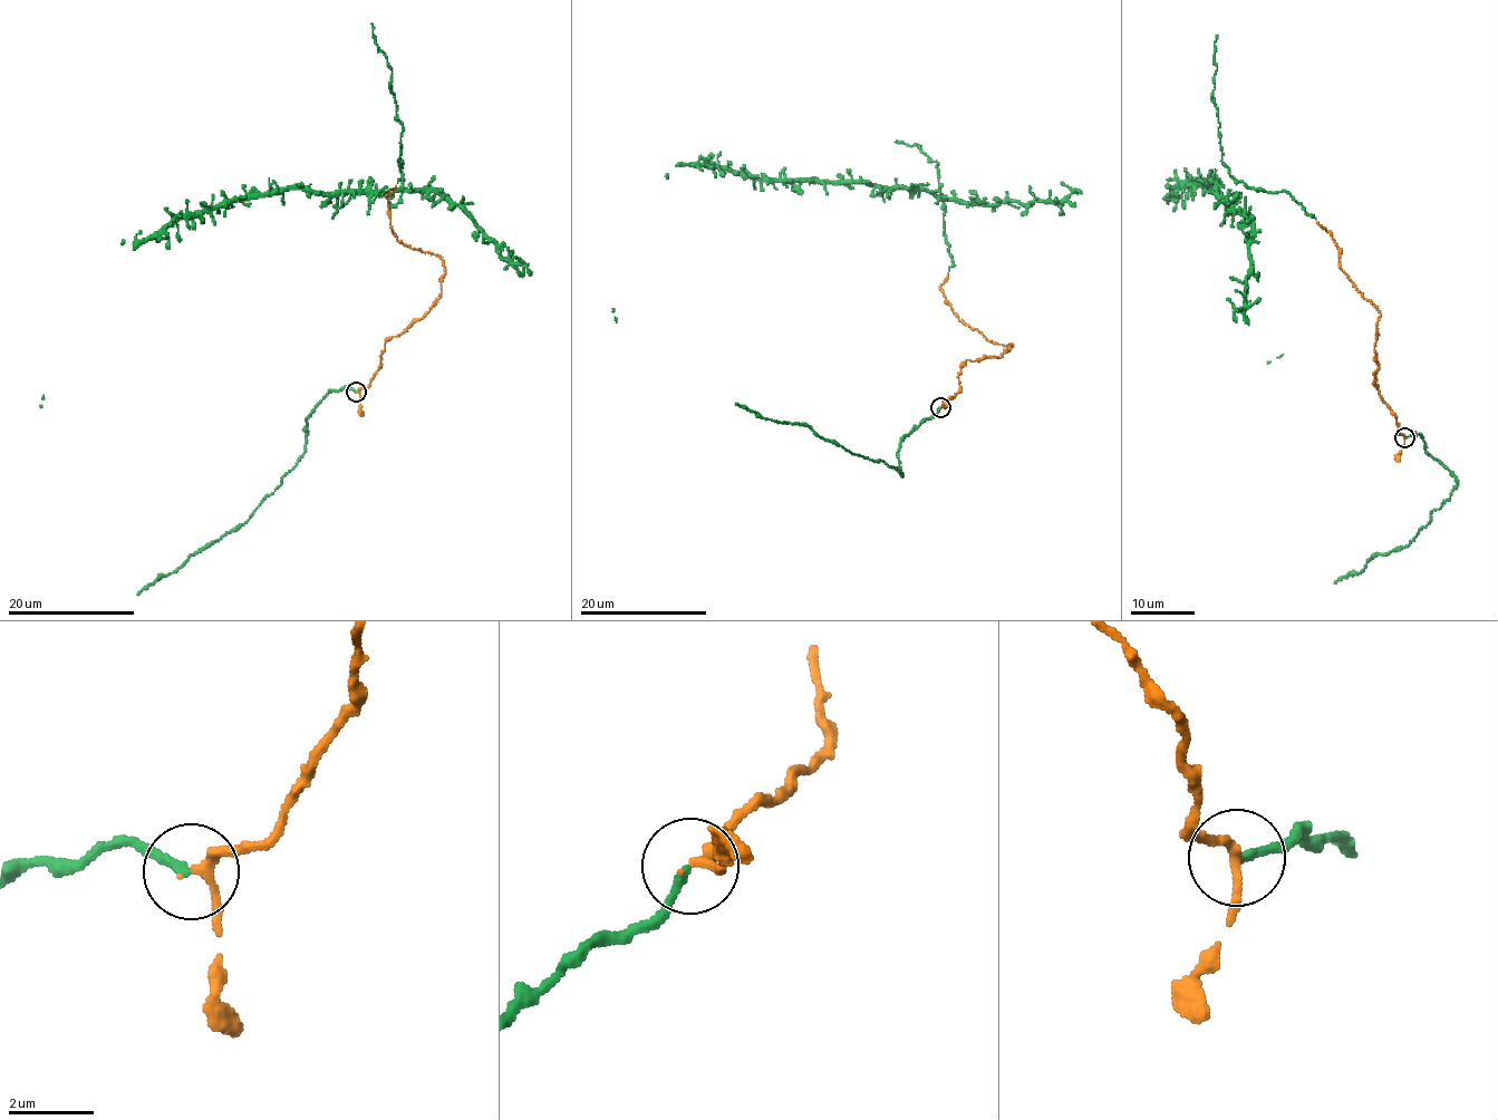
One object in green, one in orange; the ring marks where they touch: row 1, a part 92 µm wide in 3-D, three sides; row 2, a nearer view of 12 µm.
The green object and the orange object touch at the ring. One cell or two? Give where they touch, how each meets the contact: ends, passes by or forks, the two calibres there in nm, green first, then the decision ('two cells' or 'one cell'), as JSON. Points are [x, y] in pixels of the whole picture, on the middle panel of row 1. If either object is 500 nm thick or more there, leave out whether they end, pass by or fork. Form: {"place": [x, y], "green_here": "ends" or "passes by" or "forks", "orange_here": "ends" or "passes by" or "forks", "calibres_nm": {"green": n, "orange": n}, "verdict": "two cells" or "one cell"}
{"place": [940, 407], "green_here": "ends", "orange_here": "passes by", "calibres_nm": {"green": 190, "orange": 200}, "verdict": "one cell"}

